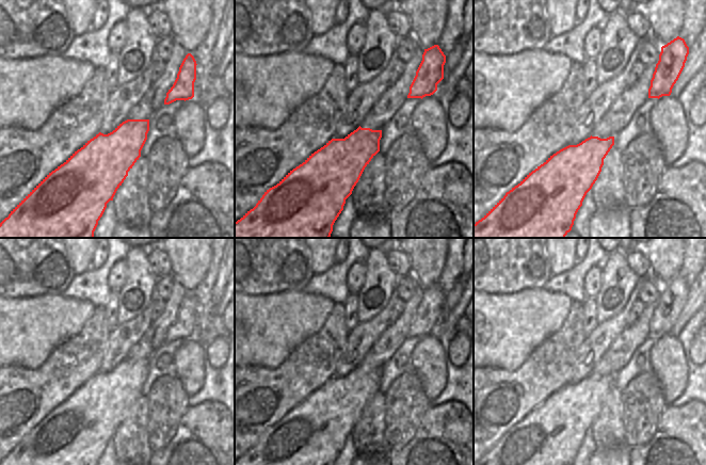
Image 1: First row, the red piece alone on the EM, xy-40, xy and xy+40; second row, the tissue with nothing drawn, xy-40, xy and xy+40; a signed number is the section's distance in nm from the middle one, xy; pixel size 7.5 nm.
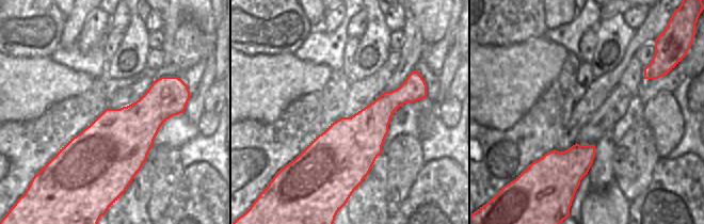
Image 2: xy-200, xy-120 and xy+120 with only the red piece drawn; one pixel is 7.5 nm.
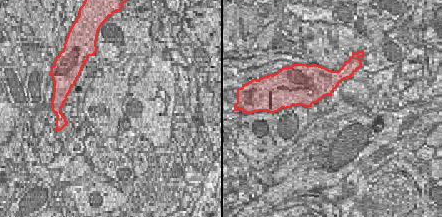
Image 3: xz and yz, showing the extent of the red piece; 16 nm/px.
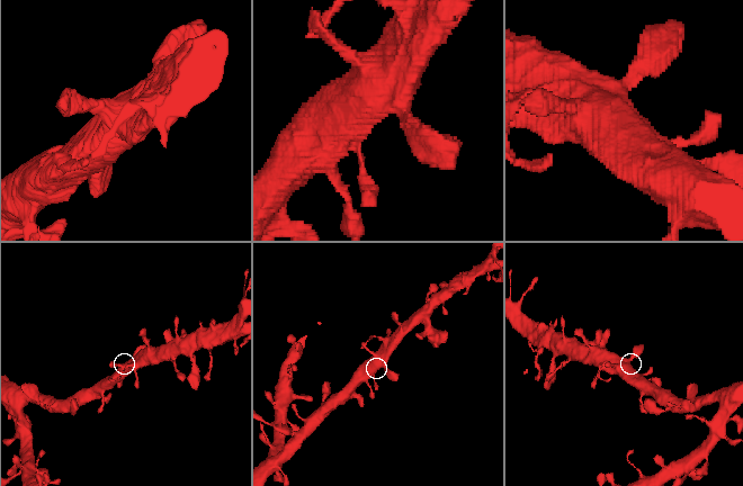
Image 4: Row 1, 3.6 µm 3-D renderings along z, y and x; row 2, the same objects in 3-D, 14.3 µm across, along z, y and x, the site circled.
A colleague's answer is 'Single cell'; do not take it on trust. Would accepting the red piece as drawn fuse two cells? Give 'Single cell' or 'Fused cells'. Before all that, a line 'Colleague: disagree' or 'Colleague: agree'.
Colleague: agree
Single cell

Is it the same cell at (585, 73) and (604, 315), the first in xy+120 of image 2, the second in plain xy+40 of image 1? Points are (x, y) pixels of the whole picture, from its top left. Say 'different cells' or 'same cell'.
different cells

